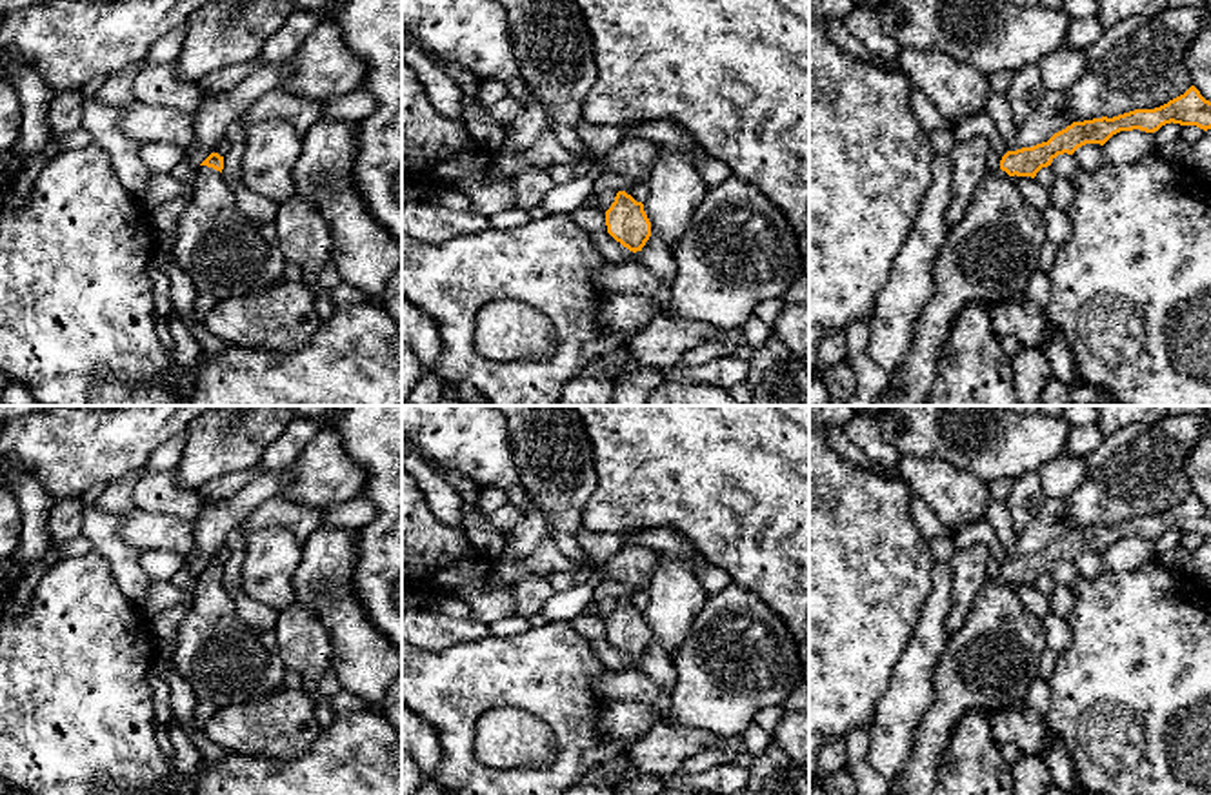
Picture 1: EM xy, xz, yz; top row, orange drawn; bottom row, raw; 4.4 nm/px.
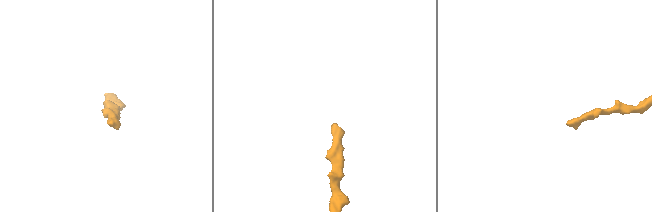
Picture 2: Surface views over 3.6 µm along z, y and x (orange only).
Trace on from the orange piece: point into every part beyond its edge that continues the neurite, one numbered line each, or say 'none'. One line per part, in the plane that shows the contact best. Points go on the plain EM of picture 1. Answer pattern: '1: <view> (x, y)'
1: xy (226, 661)

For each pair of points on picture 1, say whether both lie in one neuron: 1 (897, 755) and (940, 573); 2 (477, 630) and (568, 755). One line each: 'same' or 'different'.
1: same
2: different

